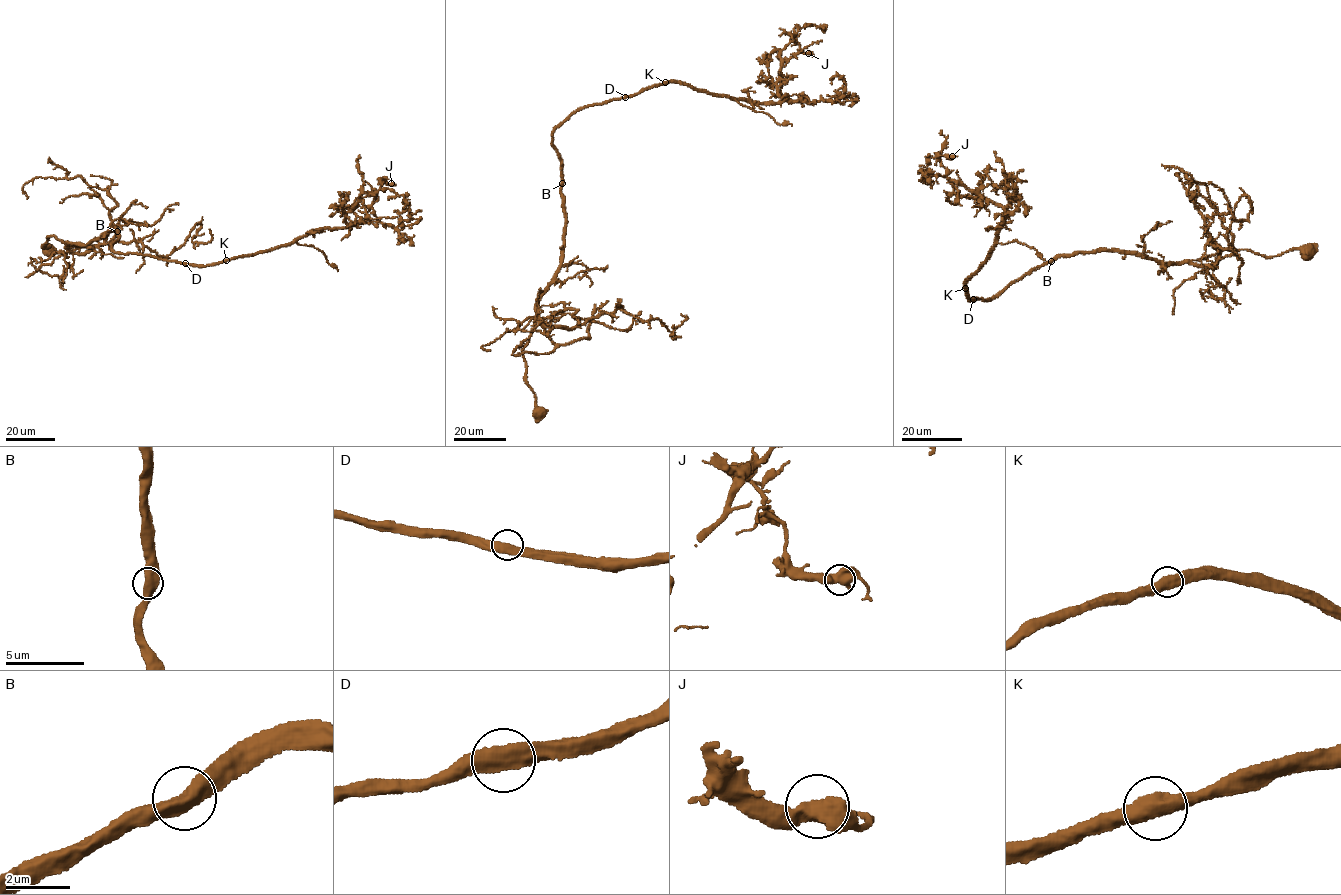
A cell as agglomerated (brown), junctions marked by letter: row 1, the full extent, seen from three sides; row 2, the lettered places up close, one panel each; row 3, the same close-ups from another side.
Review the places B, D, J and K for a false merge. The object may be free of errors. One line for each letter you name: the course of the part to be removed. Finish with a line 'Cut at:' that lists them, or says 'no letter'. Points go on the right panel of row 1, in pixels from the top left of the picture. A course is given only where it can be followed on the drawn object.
Cut at: no letter

